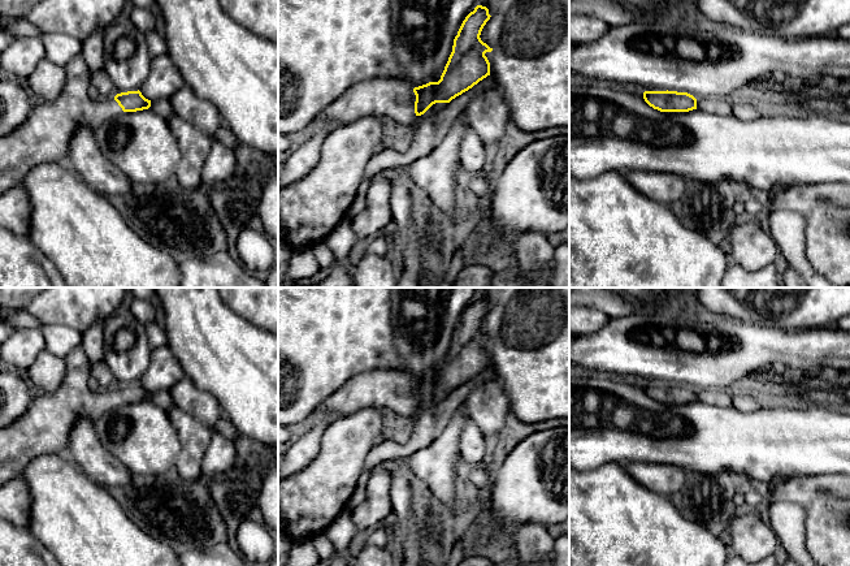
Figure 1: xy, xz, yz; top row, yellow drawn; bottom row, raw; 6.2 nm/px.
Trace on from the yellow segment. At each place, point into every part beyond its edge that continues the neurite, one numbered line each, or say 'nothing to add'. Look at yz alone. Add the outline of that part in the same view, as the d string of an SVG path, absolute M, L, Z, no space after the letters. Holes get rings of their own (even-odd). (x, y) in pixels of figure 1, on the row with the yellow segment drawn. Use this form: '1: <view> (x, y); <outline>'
nothing to add

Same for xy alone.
1: xy (44, 137); M82 55L64 66L66 83L53 100L32 108L27 120L10 134L0 137L0 195L21 186L26 174L43 163L66 163L69 143L81 125L95 130L104 121L123 111L116 100L99 99L91 88L90 70Z

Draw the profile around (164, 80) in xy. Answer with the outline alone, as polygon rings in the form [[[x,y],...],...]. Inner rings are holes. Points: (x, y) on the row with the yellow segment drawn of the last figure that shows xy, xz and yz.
[[[166,53],[152,57],[149,74],[139,91],[151,101],[169,100],[185,85],[181,72]]]

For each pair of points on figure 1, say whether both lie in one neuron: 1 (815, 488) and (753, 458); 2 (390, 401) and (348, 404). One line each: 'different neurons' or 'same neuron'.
1: different neurons
2: same neuron

